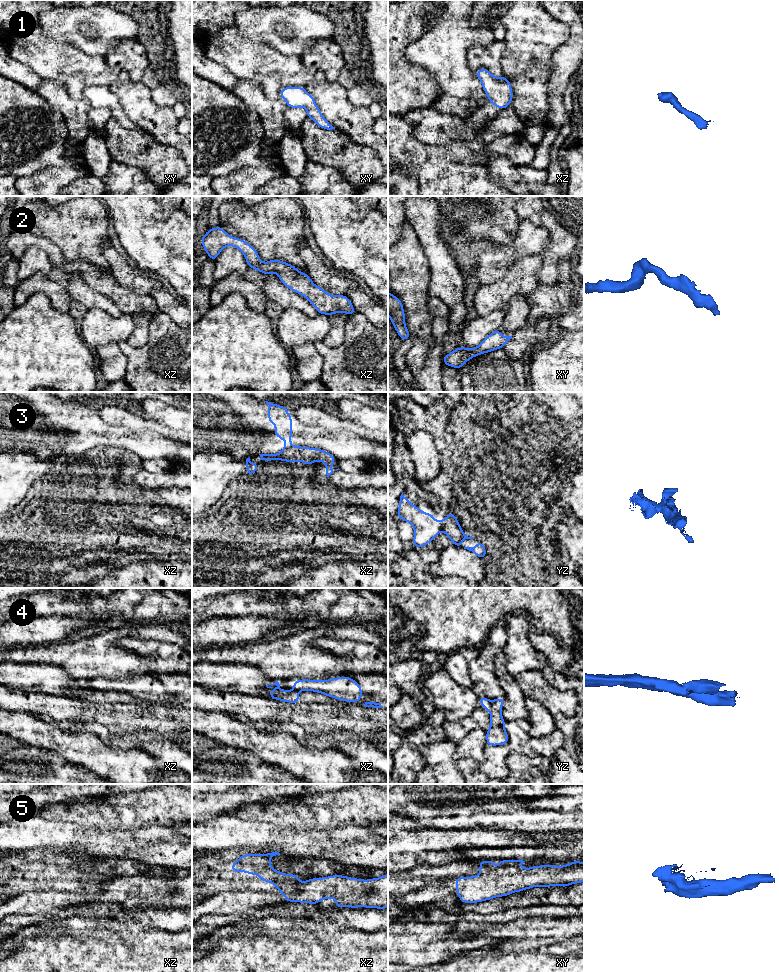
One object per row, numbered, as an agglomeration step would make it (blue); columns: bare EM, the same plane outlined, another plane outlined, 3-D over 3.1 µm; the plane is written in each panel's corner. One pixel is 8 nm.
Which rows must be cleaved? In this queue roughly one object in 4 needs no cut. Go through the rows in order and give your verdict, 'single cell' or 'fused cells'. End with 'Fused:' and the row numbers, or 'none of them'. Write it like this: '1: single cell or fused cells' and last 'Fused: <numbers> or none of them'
1: single cell
2: single cell
3: fused cells
4: fused cells
5: fused cells
Fused: 3, 4, 5

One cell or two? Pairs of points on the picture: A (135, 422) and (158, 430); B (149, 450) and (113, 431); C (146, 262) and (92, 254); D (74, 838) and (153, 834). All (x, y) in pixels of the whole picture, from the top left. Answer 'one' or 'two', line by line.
A: one
B: one
C: two
D: one

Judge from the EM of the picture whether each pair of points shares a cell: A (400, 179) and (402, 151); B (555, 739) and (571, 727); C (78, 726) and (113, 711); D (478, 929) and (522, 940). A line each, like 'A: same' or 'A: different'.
A: different
B: different
C: different
D: same

